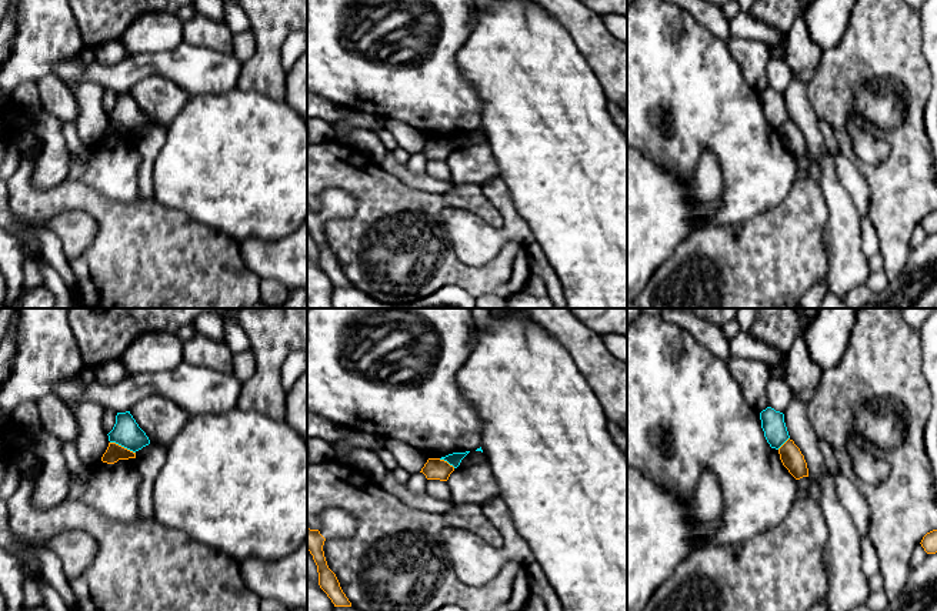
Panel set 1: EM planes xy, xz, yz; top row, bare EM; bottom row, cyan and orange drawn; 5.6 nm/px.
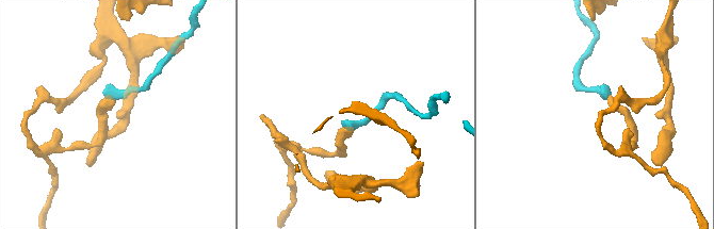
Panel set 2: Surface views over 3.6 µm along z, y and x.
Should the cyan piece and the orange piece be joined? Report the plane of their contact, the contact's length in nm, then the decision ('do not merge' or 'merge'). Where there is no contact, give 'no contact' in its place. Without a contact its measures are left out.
xy | 160 nm | do not merge

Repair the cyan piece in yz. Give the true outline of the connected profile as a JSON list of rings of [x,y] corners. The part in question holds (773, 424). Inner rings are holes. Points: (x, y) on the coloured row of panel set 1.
[[[767,407],[760,413],[761,428],[771,448],[778,450],[788,438],[784,414]]]

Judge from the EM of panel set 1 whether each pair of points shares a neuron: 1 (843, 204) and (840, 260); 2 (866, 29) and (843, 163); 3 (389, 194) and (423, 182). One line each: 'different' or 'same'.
1: same
2: different
3: different

